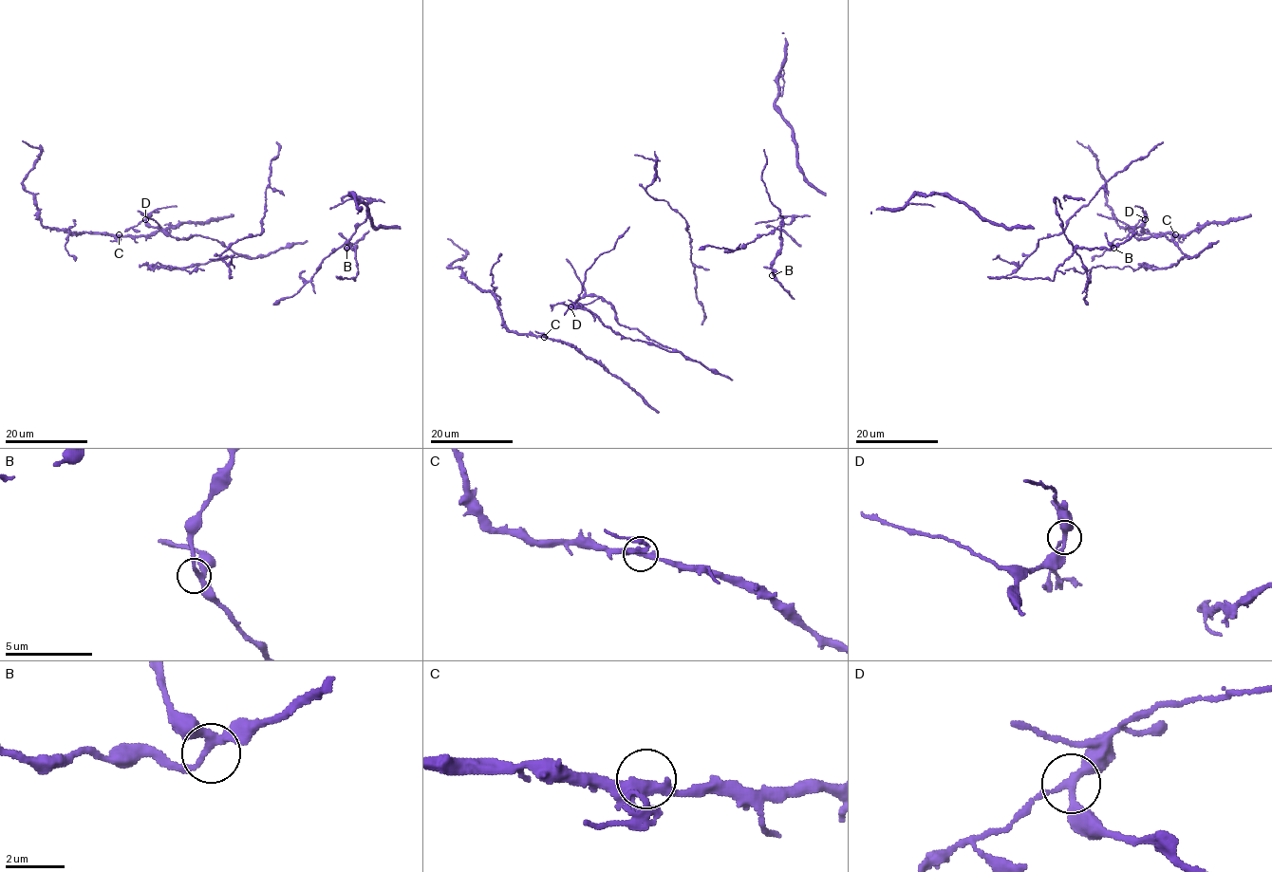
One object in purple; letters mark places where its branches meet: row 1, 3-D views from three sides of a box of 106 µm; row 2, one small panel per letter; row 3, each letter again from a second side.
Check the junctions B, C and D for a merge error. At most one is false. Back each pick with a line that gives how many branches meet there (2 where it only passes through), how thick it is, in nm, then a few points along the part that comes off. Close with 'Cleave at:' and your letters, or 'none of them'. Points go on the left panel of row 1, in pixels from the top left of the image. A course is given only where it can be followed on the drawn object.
D: Branches: 3. Thickness 280 nm. Course of the part to remove: (145, 219), (158, 209), (176, 207)
Cleave at: D

